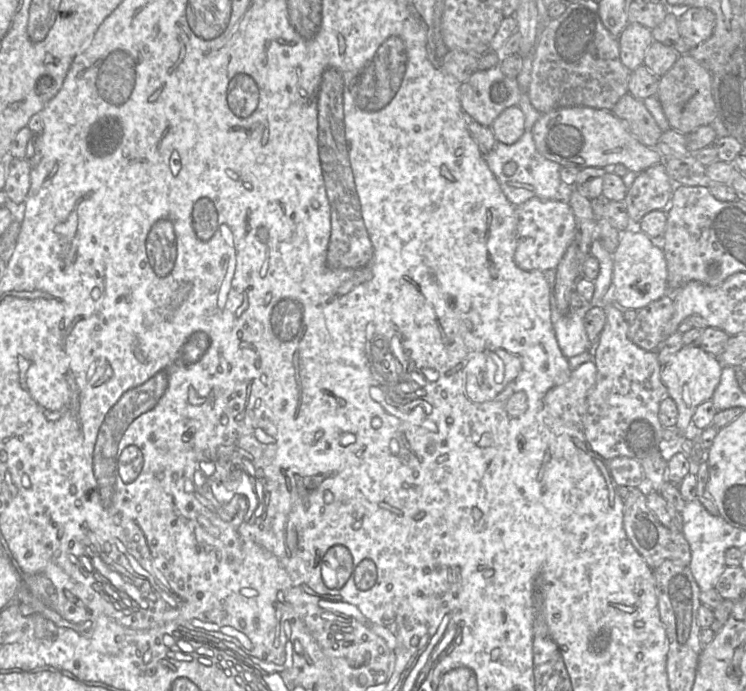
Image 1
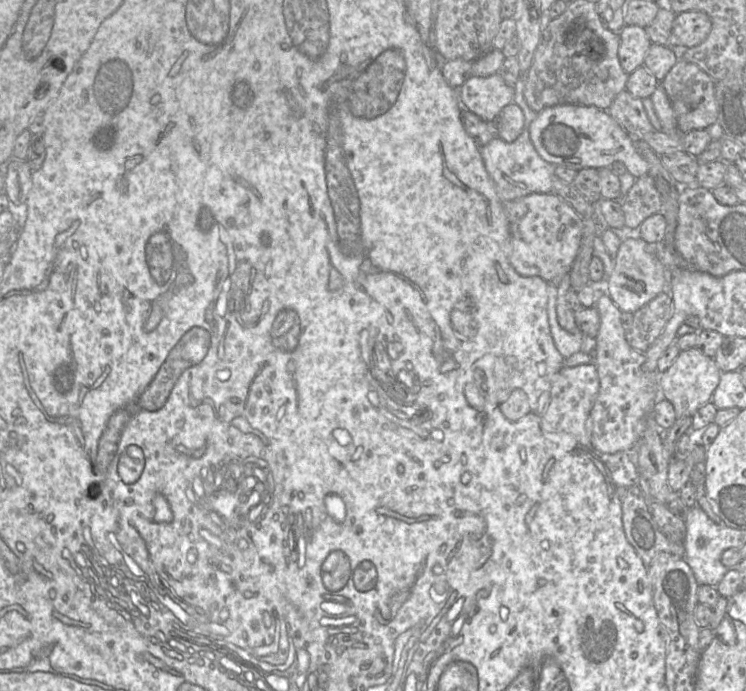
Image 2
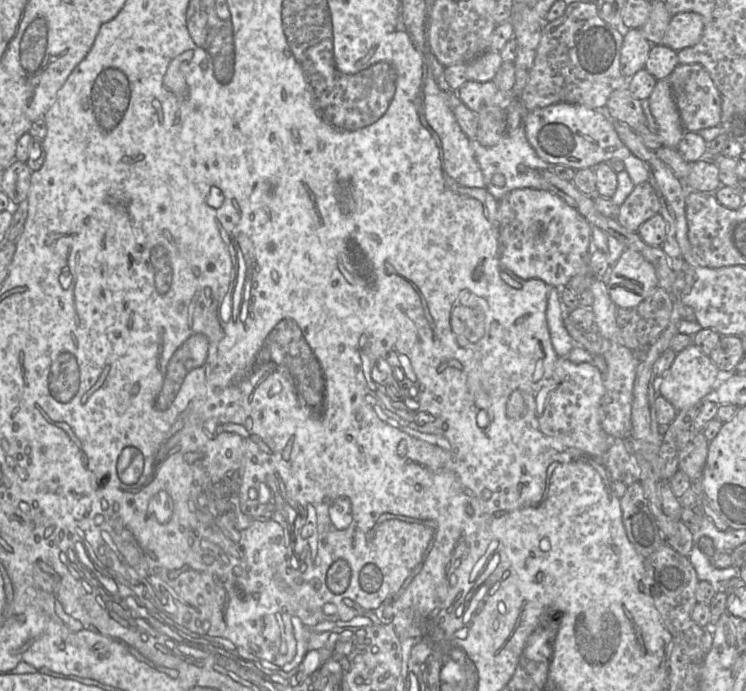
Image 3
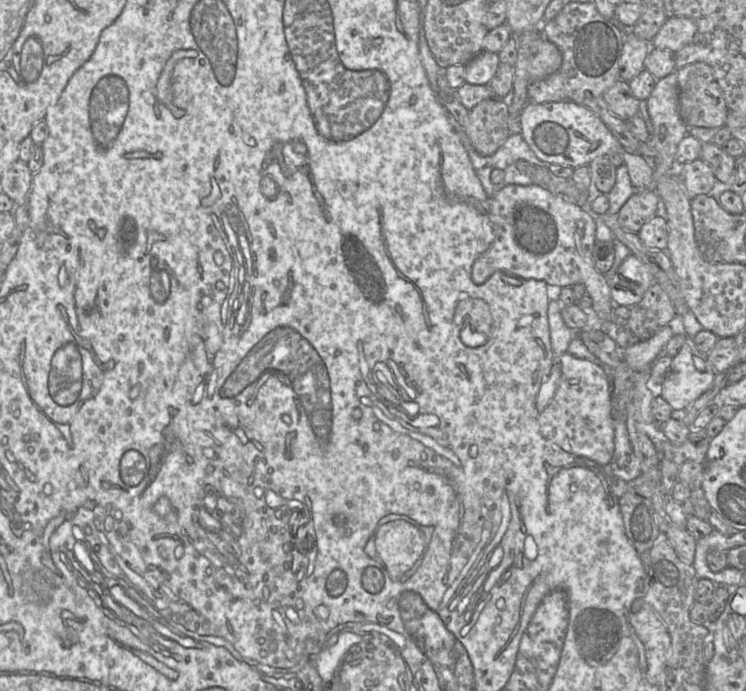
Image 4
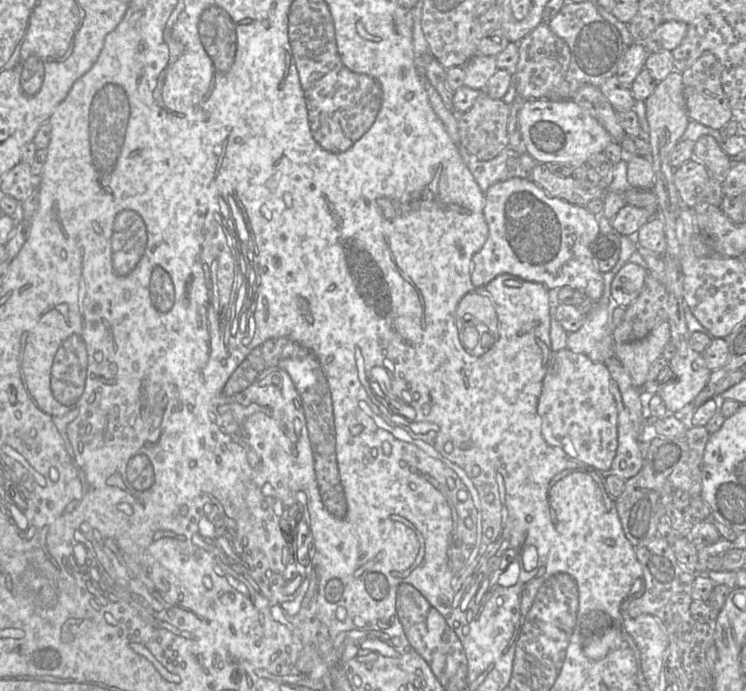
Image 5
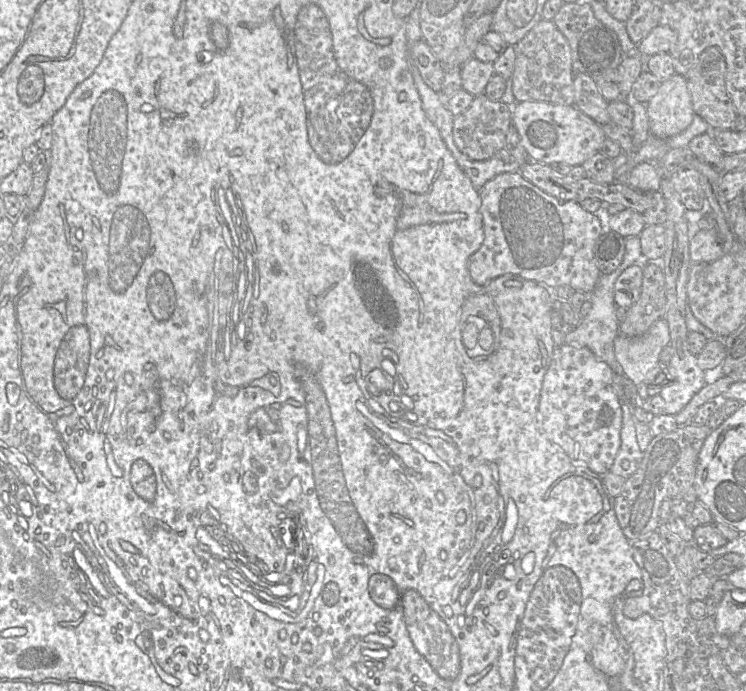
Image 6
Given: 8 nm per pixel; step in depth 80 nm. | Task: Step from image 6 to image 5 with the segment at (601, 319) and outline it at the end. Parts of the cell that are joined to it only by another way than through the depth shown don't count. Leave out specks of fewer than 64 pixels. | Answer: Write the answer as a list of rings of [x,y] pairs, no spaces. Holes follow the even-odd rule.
[[[612,269],[603,274],[604,290],[601,298],[594,302],[583,325],[577,331],[568,334],[567,348],[586,355],[593,362],[603,363],[607,358],[615,355],[611,285],[619,270]]]

